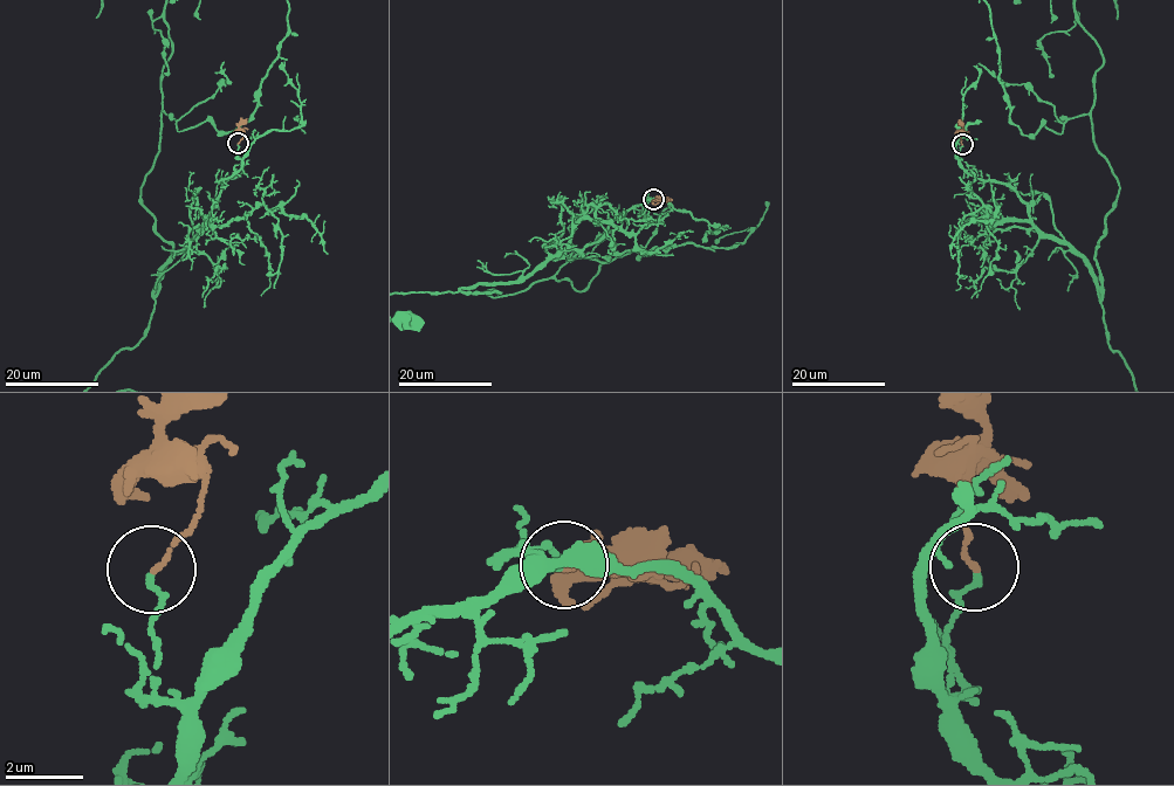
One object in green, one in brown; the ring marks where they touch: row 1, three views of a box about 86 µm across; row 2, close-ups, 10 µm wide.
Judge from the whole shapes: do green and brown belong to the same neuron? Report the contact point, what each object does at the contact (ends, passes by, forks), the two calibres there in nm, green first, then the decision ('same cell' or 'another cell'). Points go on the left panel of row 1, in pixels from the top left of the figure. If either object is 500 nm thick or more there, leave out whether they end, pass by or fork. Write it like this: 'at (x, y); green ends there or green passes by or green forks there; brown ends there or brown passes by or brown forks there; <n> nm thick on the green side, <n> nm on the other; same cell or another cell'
at (238, 143); green ends there; brown ends there; 140 nm thick on the green side, 110 nm on the other; same cell

